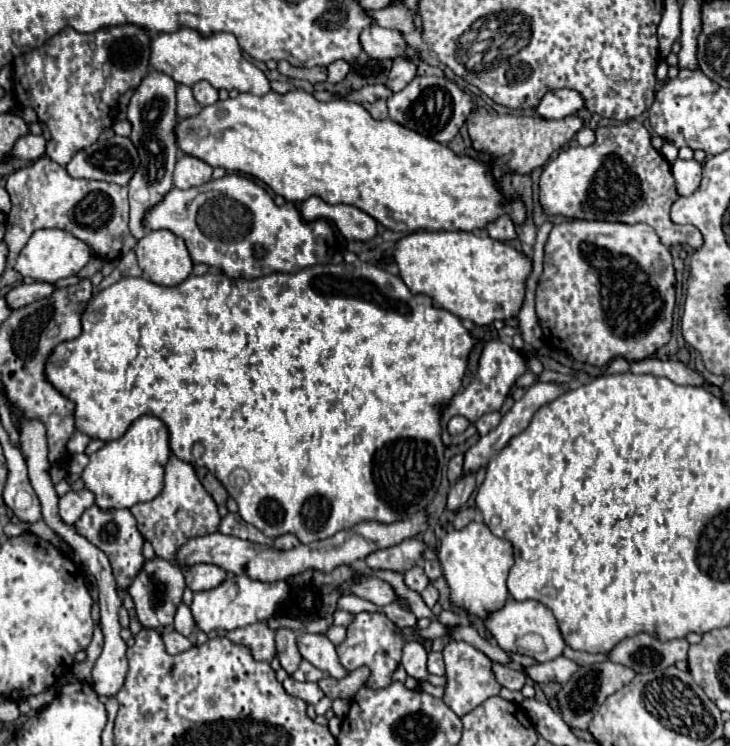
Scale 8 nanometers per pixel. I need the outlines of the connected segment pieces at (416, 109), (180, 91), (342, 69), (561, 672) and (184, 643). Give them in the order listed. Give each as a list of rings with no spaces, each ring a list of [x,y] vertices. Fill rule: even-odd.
[[[417,75],[405,89],[393,93],[391,99],[387,99],[387,107],[391,121],[397,121],[415,133],[435,139],[437,143],[449,143],[471,113],[471,97],[453,81],[447,81],[443,77]]]
[[[177,85],[177,117],[185,119],[191,115],[197,115],[201,111],[201,105],[195,101],[191,87]]]
[[[335,61],[335,63],[331,63],[331,65],[327,67],[327,71],[329,71],[329,79],[327,79],[327,81],[339,83],[341,79],[345,79],[345,75],[347,75],[347,71],[349,71],[349,63],[347,63],[347,61]]]
[[[563,655],[553,659],[553,661],[545,661],[545,663],[539,663],[535,667],[527,667],[527,673],[531,675],[531,679],[535,683],[557,681],[557,683],[565,685],[575,671],[577,671],[577,663],[573,663],[571,659],[567,659]]]
[[[177,631],[165,633],[165,635],[163,635],[163,643],[165,643],[165,649],[167,649],[169,655],[177,655],[177,653],[183,653],[183,651],[187,651],[187,649],[193,647],[191,639],[183,637],[183,635],[177,633]]]

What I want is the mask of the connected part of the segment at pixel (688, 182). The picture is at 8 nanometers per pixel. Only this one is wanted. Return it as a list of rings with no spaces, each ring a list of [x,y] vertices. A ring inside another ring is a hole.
[[[675,159],[671,163],[671,173],[675,177],[677,193],[683,197],[691,195],[701,183],[701,163],[697,163],[695,159],[691,159],[691,161]]]

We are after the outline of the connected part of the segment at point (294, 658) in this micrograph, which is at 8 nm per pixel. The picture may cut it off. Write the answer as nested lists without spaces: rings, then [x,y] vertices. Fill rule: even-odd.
[[[285,627],[277,629],[277,637],[275,637],[275,641],[277,641],[277,659],[289,675],[296,671],[299,663],[303,661],[303,657],[299,655],[295,639],[297,639],[297,635],[291,629],[285,629]]]

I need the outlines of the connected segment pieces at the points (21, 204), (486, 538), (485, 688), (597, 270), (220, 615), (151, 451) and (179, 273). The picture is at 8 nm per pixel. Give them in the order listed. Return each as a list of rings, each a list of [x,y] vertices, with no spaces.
[[[39,157],[35,163],[11,173],[7,177],[5,189],[11,197],[11,213],[7,219],[5,243],[9,245],[9,263],[13,263],[19,251],[25,247],[27,239],[37,229],[63,229],[91,247],[91,251],[105,259],[117,259],[129,253],[137,239],[129,233],[129,201],[127,187],[105,181],[89,181],[71,177],[65,167],[49,157]]]
[[[473,521],[459,531],[449,531],[441,541],[437,557],[443,565],[443,575],[451,589],[453,605],[467,609],[481,619],[487,615],[487,611],[503,607],[505,599],[509,597],[505,581],[513,563],[513,547],[507,539],[495,537],[485,523]]]
[[[449,641],[443,649],[443,657],[445,657],[445,667],[447,667],[447,687],[445,687],[445,697],[443,701],[459,715],[463,717],[465,713],[473,711],[479,703],[483,703],[485,699],[499,695],[501,685],[495,681],[493,671],[491,671],[491,659],[487,655],[483,655],[481,651],[477,651],[473,645],[465,643],[465,641]]]
[[[565,221],[561,225],[555,225],[549,241],[545,245],[545,259],[543,259],[543,275],[537,285],[537,295],[535,295],[535,307],[537,307],[537,317],[539,325],[543,329],[543,341],[555,349],[561,349],[569,353],[575,361],[589,363],[595,367],[605,367],[611,359],[623,357],[629,363],[631,361],[641,361],[651,355],[659,347],[663,347],[671,339],[671,327],[673,327],[673,311],[675,311],[675,271],[673,271],[673,259],[667,247],[659,243],[659,237],[651,227],[645,223],[637,225],[623,225],[623,223],[599,223],[599,221]]]
[[[231,575],[227,577],[221,585],[209,591],[199,591],[193,597],[191,603],[191,613],[195,617],[197,629],[209,633],[211,629],[215,631],[231,631],[239,629],[245,625],[253,625],[259,621],[265,621],[279,613],[289,597],[289,585],[285,581],[275,581],[275,583],[263,583],[249,579],[247,575]]]
[[[143,415],[131,423],[121,439],[109,441],[99,451],[89,455],[89,465],[85,467],[81,479],[85,481],[85,487],[95,493],[95,503],[101,509],[129,509],[137,503],[151,501],[161,493],[163,467],[169,455],[171,449],[167,425],[153,415]]]
[[[149,231],[135,247],[139,267],[157,285],[179,285],[191,275],[193,261],[181,237],[171,231]]]

